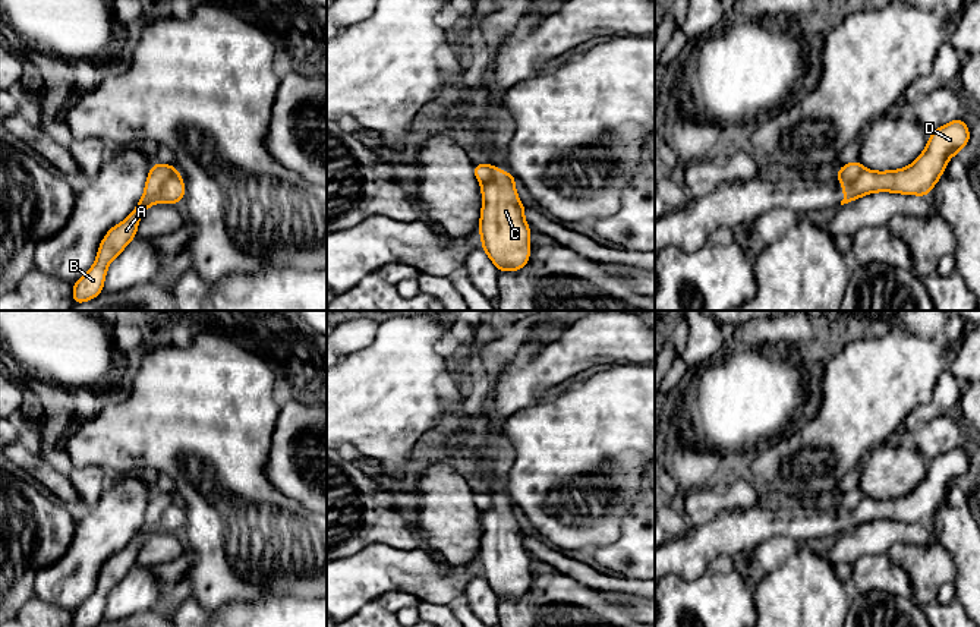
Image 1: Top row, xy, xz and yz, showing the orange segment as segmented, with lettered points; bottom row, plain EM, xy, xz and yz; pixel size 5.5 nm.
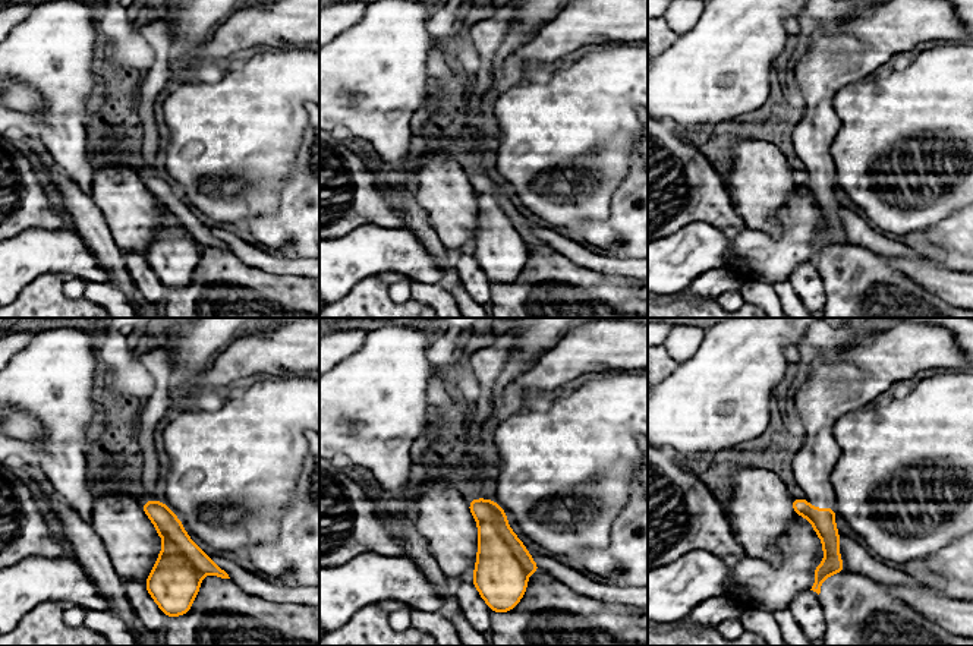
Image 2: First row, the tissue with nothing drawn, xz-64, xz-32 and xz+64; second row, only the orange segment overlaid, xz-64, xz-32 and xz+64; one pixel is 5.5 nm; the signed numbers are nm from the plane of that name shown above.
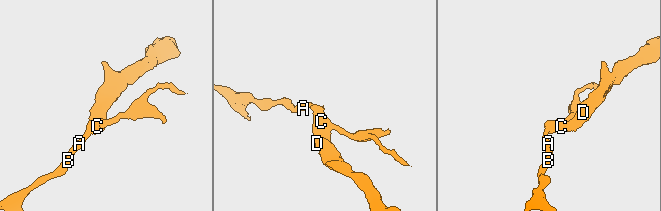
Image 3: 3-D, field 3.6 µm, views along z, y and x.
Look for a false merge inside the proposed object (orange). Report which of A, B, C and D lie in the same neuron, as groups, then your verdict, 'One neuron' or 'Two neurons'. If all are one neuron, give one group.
Groups: A B / C D. Two neurons

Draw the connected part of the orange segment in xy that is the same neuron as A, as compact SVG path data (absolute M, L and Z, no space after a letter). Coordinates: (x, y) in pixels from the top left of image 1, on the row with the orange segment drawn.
M155 163L151 167L144 196L136 208L123 223L108 230L98 248L95 264L81 280L73 283L73 305L88 302L103 292L108 264L136 237L136 229L144 211L160 202L163 185L174 174L177 174L176 166Z

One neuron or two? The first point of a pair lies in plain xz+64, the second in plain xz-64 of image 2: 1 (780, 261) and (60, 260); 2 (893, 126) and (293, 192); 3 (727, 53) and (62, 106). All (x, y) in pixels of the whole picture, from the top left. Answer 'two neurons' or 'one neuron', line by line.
1: one neuron
2: two neurons
3: one neuron

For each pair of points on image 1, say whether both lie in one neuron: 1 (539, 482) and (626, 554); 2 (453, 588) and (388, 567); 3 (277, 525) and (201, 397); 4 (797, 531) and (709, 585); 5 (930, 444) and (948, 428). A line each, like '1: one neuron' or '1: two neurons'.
1: two neurons
2: one neuron
3: one neuron
4: two neurons
5: one neuron

